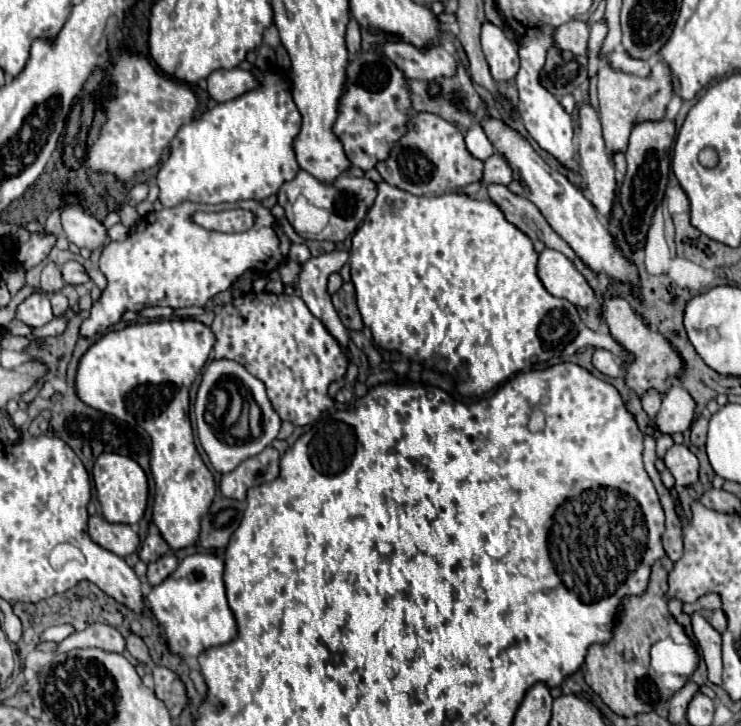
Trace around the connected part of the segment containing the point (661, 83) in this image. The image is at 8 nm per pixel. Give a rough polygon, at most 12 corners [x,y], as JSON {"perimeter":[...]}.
{"perimeter":[[599,67],[601,125],[609,153],[625,151],[631,125],[659,119],[672,80]]}

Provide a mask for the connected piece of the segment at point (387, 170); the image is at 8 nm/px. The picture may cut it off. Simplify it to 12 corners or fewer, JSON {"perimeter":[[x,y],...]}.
{"perimeter":[[415,113],[377,171],[413,195],[481,181],[483,161],[435,113]]}

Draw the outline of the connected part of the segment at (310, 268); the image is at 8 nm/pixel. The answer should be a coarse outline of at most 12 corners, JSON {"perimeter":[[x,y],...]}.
{"perimeter":[[345,251],[301,263],[297,291],[309,311],[347,347],[349,331],[327,293],[327,277]]}

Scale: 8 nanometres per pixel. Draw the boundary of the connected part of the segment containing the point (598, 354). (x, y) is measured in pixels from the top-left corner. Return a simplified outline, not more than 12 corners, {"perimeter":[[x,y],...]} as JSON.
{"perimeter":[[605,349],[593,355],[595,365],[607,377],[623,375],[617,359]]}

